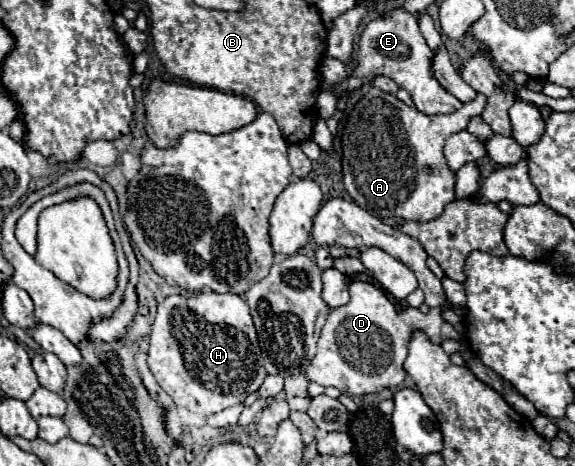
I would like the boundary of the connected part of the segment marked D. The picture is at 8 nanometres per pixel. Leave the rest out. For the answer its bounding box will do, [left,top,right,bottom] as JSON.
[306,281,444,395]

